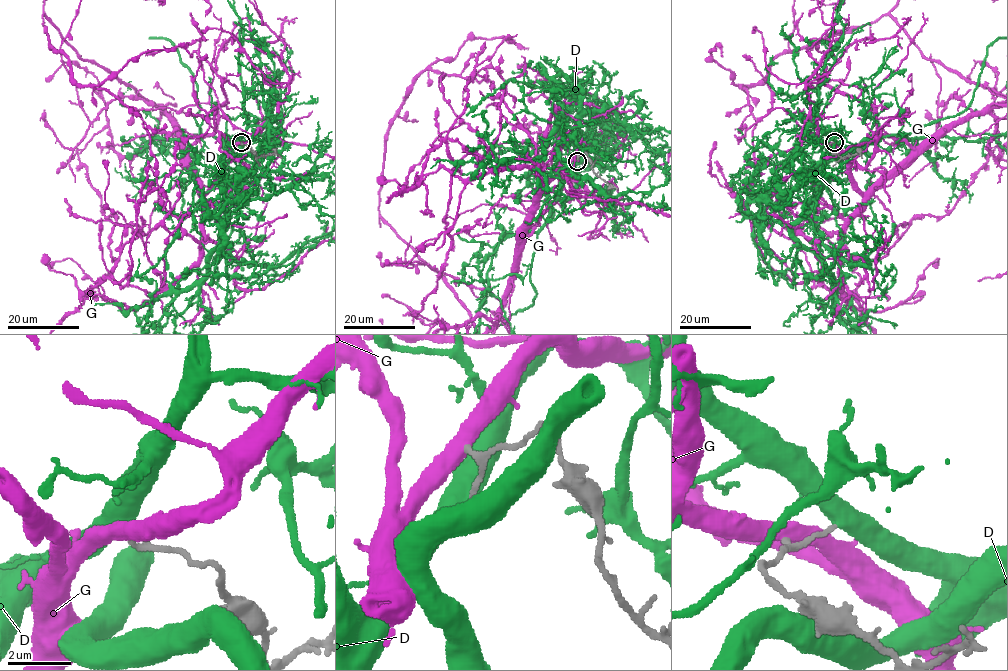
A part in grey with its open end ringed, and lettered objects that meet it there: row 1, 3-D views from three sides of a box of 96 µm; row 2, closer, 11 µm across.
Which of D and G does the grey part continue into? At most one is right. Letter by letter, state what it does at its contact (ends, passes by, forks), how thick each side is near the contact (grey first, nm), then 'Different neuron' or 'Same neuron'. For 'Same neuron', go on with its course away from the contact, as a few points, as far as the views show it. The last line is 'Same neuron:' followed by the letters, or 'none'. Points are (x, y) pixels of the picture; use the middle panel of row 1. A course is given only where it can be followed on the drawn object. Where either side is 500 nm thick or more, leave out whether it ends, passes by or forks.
D: It passes by. Thickness 130 nm (grey) against 460 nm. Same neuron
G: Thickness 160 nm (grey) against 500 nm. Different neuron
Same neuron: D

